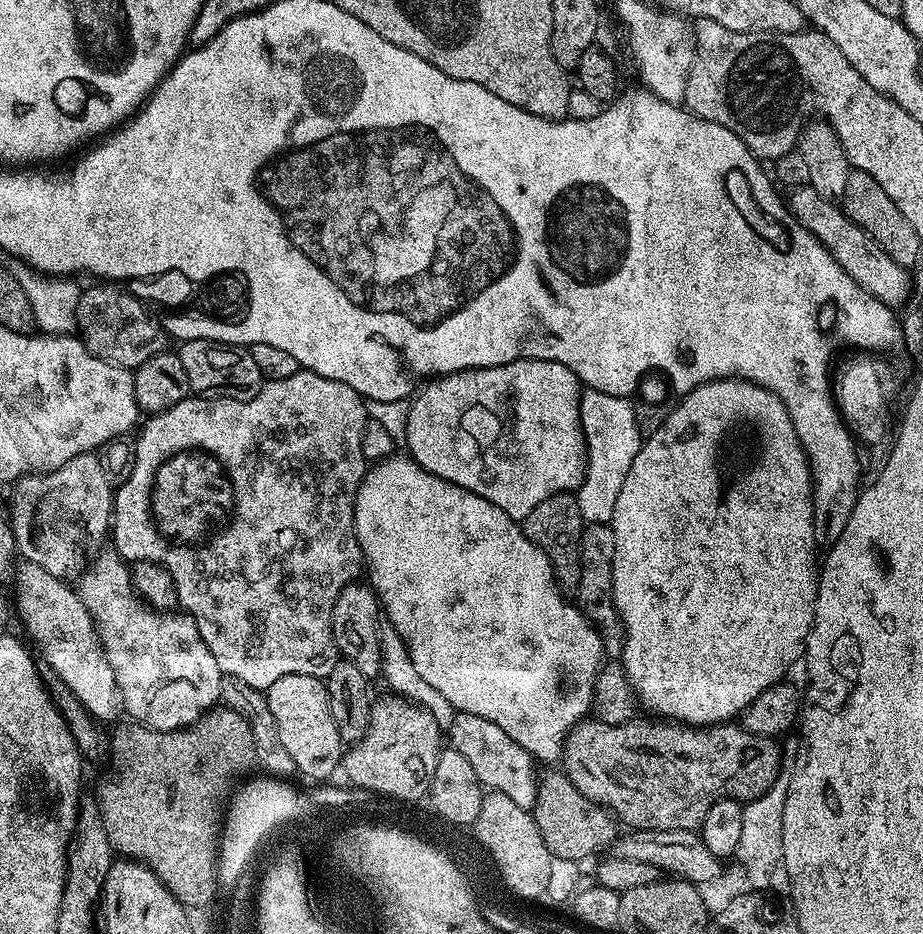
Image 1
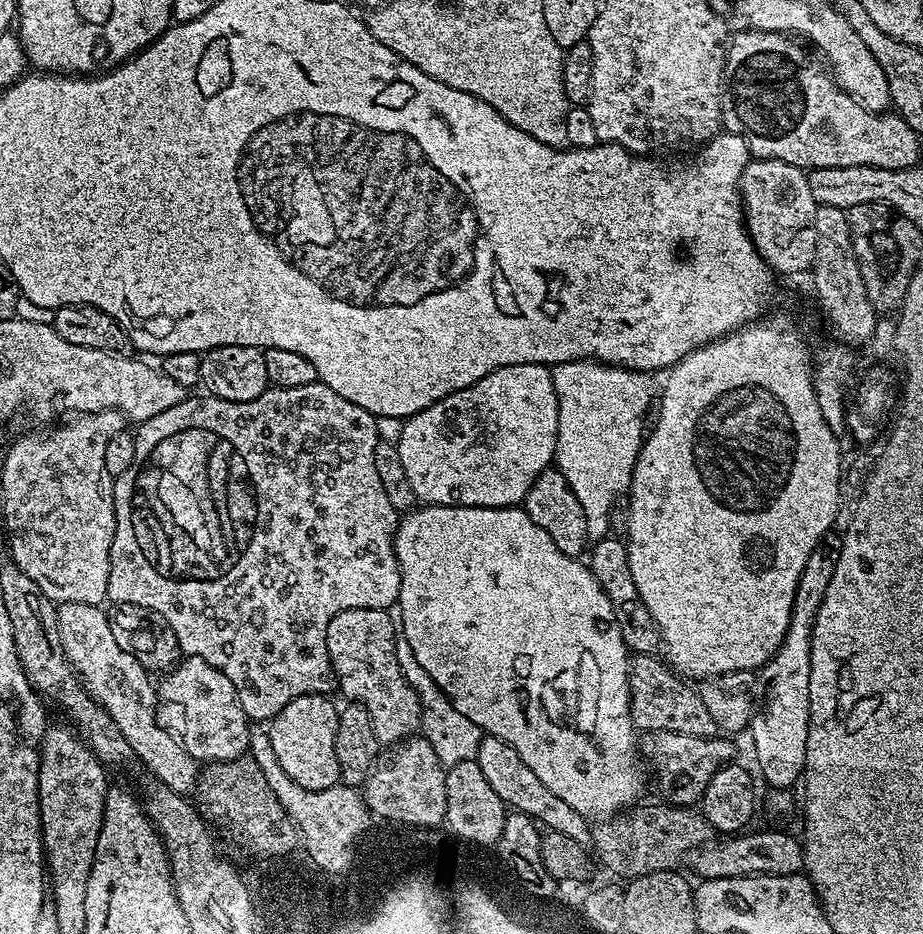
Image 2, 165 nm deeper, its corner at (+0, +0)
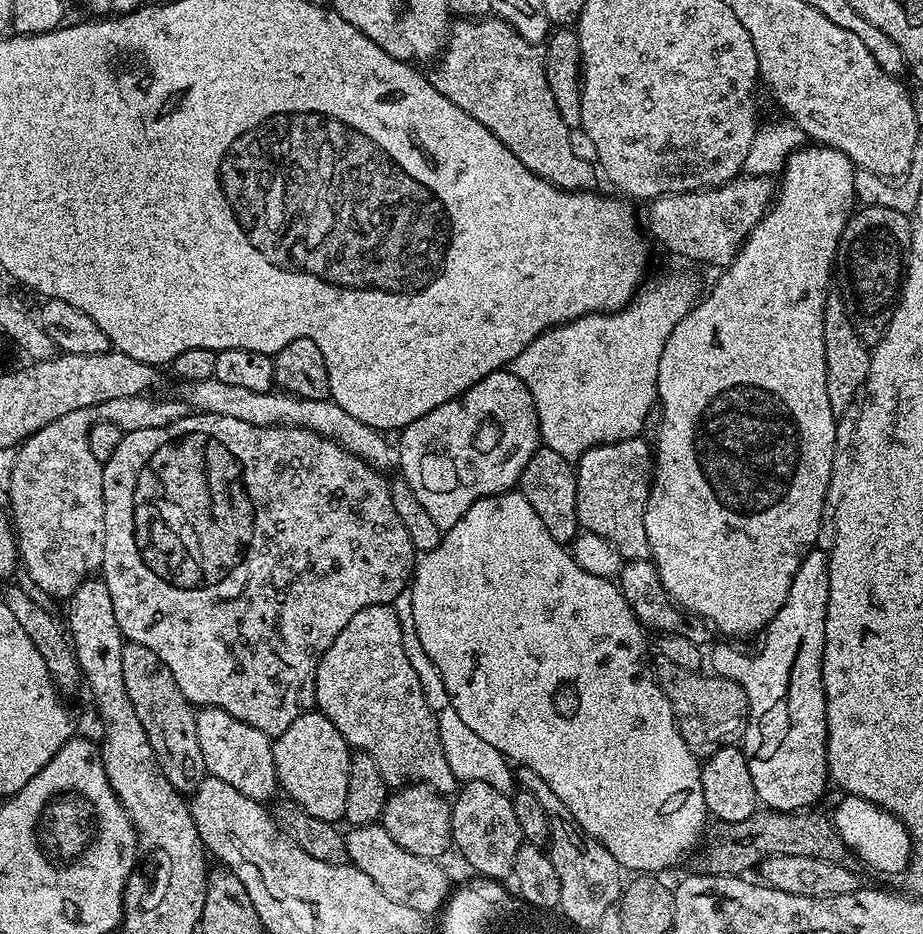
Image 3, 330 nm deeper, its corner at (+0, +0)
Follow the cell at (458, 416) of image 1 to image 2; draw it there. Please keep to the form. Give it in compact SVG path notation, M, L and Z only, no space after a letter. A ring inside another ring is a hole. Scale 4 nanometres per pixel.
M511 364L502 366L486 378L474 382L474 386L466 386L466 390L458 390L422 410L418 414L407 417L402 426L402 434L395 446L402 457L402 466L406 470L406 478L410 486L414 486L414 494L421 505L437 504L438 506L466 506L467 508L510 508L523 505L530 486L556 459L556 443L558 442L558 394L554 392L551 367L543 364Z

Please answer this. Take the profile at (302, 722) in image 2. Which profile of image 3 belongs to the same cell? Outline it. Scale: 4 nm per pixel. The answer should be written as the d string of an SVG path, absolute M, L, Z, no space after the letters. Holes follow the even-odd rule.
M319 710L304 712L298 718L282 730L280 736L272 740L272 753L274 754L274 766L276 767L276 779L279 787L286 791L287 799L292 800L306 814L314 814L314 818L322 818L333 822L344 820L344 811L346 810L346 786L350 778L350 745L344 741L342 734Z

